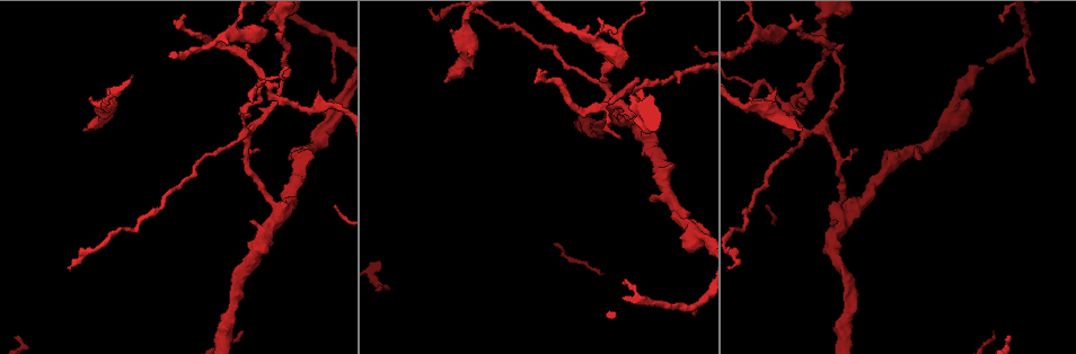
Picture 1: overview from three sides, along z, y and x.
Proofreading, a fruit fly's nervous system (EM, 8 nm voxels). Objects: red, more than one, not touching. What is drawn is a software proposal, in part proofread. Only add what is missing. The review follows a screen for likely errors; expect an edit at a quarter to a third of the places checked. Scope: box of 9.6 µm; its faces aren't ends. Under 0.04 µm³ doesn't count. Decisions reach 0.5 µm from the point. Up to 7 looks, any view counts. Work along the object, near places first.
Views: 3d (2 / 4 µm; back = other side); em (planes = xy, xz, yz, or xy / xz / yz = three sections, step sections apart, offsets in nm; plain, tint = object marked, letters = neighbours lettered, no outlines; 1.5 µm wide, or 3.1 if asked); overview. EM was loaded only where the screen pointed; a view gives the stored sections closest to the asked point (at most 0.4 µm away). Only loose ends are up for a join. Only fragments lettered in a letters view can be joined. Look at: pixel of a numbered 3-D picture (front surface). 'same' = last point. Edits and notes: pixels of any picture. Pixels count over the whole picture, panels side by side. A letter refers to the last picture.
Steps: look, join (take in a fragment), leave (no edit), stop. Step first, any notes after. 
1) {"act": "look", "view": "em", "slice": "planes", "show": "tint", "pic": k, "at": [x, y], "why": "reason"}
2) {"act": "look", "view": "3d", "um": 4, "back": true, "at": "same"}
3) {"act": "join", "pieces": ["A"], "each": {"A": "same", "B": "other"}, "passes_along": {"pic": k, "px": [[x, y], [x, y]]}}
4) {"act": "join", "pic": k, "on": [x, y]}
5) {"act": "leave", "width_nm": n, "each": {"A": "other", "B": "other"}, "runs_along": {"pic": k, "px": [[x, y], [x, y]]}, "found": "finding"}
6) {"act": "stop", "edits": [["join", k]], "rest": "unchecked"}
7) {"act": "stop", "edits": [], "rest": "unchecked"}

{"act": "look", "view": "em", "slice": "planes", "show": "letters", "pic": 1, "at": [257, 150], "why": "an open end"}

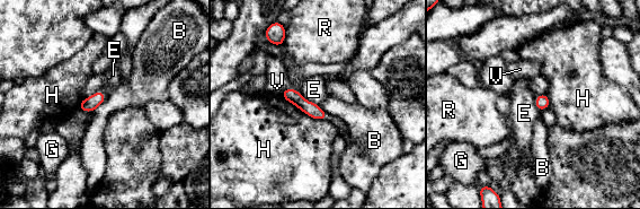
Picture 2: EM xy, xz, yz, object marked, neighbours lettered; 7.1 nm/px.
{"act": "leave", "width_nm": 100, "each": {"B": "other", "E": "other", "G": "other", "H": "other", "R": "other", "V": "other"}, "border": {"pic": 2, "px": [[106, 97], [94, 111]]}, "found": "none of them fits"}

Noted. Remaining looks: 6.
{"act": "look", "view": "3d", "um": 2, "pic": 1, "at": [85, 130], "why": "an open end"}

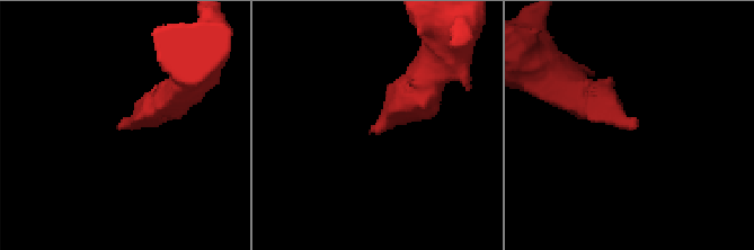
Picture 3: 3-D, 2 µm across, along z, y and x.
{"act": "look", "view": "em", "slice": "planes", "show": "letters", "pic": 3, "at": [635, 126]}

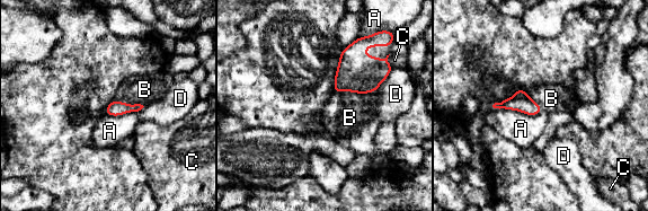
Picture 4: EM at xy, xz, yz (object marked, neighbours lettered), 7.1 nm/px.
{"act": "join", "pieces": ["B"], "each": {"A": "other", "B": "same", "C": "other", "D": "other"}, "passes_along": {"pic": 4, "px": [[365, 76], [354, 91], [349, 117]]}, "found": "the cell continues"}

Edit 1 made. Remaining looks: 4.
{"act": "look", "view": "3d", "um": 2, "pic": 1, "at": [598, 20], "why": "an open end"}

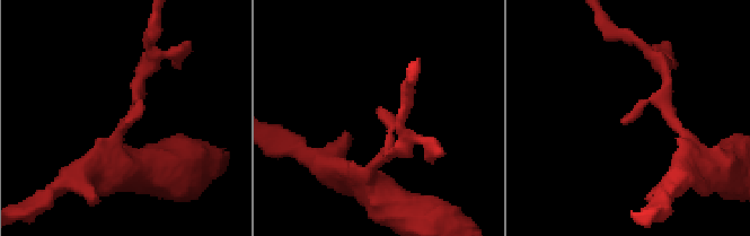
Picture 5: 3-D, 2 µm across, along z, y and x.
{"act": "look", "view": "em", "um": 3.1, "slice": "xz", "step": 16, "show": "tint", "pic": 5, "at": [623, 121], "why": "need the tissue"}

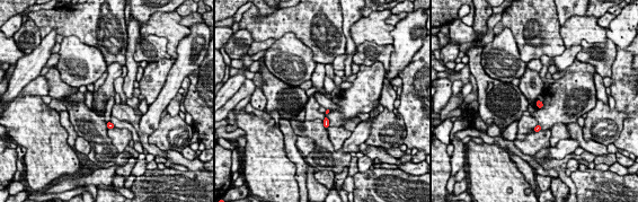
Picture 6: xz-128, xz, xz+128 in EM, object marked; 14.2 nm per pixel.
{"act": "look", "view": "em", "um": 3.1, "slice": "planes", "show": "letters", "at": "same", "why": "cut it another way"}

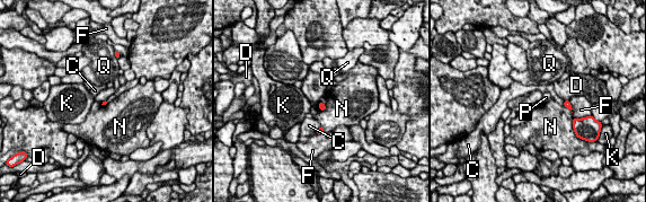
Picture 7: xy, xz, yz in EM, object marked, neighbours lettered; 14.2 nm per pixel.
{"act": "leave", "each": {"C": "other", "D": "other", "F": "other", "K": "other", "N": "other", "P": "other", "Q": "other"}, "found": "no lettered fragment goes on from it"}

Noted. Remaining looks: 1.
{"act": "stop", "edits": [["join", 4]], "rest": "unchecked"}

